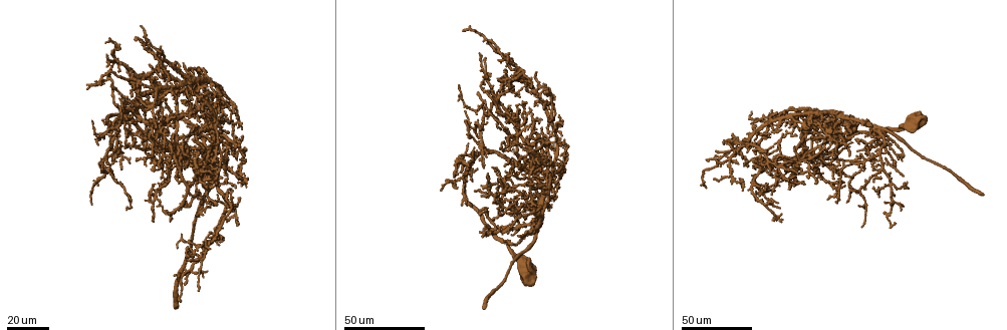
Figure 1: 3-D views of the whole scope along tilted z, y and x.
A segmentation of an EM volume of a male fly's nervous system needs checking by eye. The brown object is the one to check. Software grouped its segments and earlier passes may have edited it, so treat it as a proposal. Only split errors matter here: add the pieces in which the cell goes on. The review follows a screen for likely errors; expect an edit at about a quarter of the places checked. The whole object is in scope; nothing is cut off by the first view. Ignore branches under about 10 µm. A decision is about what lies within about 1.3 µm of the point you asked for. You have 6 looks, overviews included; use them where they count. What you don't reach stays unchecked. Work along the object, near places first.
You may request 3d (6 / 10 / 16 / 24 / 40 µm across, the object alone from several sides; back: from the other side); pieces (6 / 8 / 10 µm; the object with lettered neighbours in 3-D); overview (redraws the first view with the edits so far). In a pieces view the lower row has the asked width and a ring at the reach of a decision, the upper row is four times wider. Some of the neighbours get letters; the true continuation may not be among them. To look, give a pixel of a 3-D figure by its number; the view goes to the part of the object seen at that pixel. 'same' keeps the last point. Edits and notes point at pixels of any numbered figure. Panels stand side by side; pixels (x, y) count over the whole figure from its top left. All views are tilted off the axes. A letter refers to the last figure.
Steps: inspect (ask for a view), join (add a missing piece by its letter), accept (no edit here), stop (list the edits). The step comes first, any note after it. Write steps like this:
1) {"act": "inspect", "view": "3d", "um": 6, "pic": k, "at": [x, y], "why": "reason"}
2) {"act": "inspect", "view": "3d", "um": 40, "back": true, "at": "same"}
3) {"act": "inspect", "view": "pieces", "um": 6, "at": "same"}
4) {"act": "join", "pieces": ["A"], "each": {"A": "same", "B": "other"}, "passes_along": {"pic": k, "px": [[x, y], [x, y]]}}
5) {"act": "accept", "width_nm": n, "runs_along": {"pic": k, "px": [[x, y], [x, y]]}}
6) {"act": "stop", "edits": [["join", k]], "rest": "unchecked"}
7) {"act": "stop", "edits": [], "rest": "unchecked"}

{"act": "inspect", "view": "3d", "um": 24, "pic": 1, "at": [850, 156], "why": "free end"}

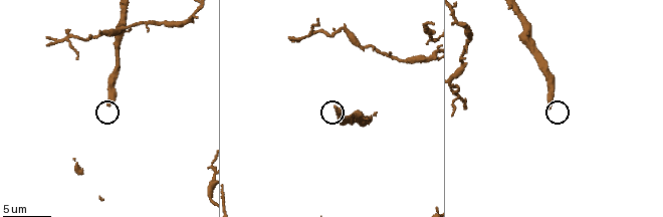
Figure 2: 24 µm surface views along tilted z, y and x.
{"act": "inspect", "view": "pieces", "um": 6, "pic": 2, "at": [337, 107]}

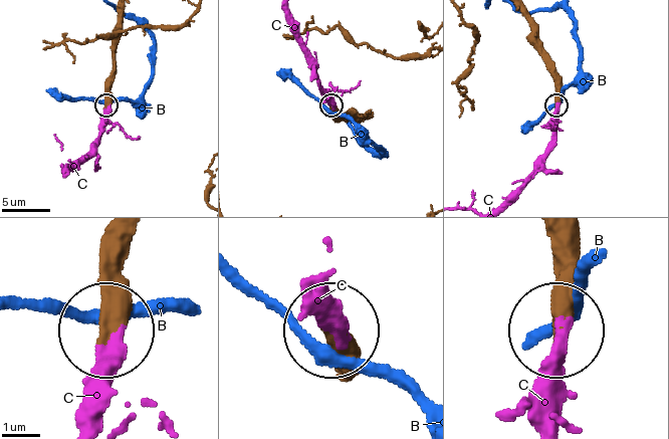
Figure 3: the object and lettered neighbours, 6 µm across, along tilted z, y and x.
{"act": "join", "pieces": ["C"], "each": {"B": "other", "C": "same"}, "passes_along": {"pic": 3, "px": [[118, 235], [109, 318], [119, 362], [100, 408]]}, "found": "it goes on there"}

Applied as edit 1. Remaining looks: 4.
{"act": "inspect", "view": "overview"}

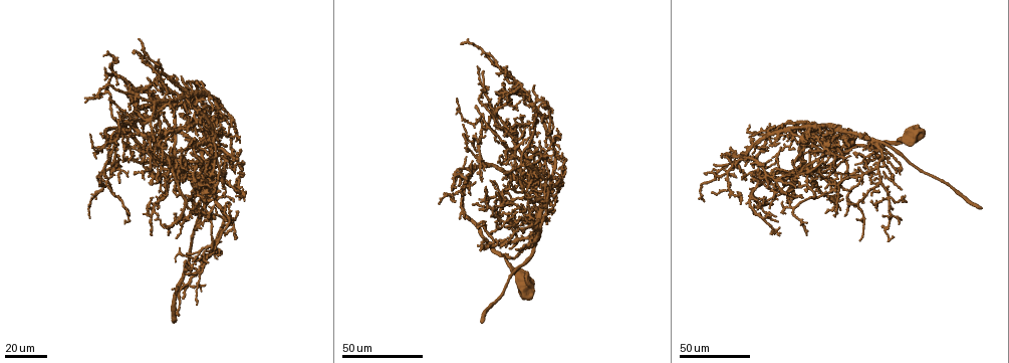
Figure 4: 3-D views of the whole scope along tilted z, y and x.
{"act": "inspect", "view": "3d", "um": 24, "pic": 4, "at": [201, 167], "why": "branch stops here"}

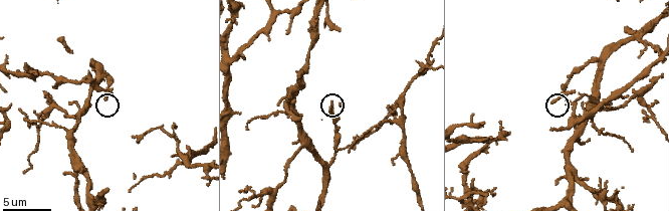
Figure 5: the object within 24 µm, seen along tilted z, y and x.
{"act": "inspect", "view": "pieces", "um": 10, "pic": 5, "at": [105, 99]}

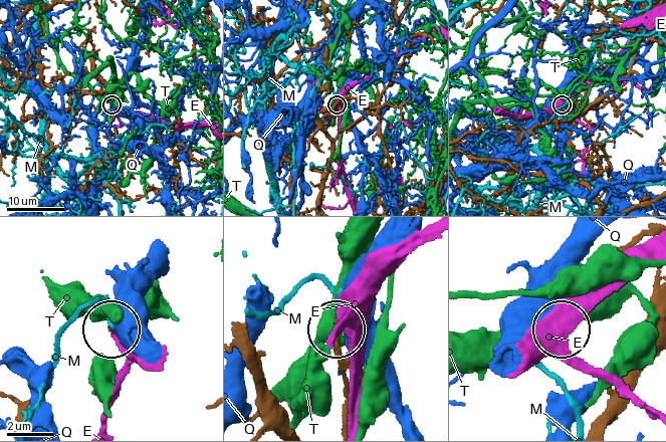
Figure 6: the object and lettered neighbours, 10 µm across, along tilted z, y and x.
{"act": "accept", "each": {"E": "other", "M": "other", "Q": "other", "T": "other"}, "found": "no lettered piece goes on from it"}

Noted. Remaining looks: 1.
{"act": "stop", "edits": [["join", 3]], "rest": "unchecked"}

